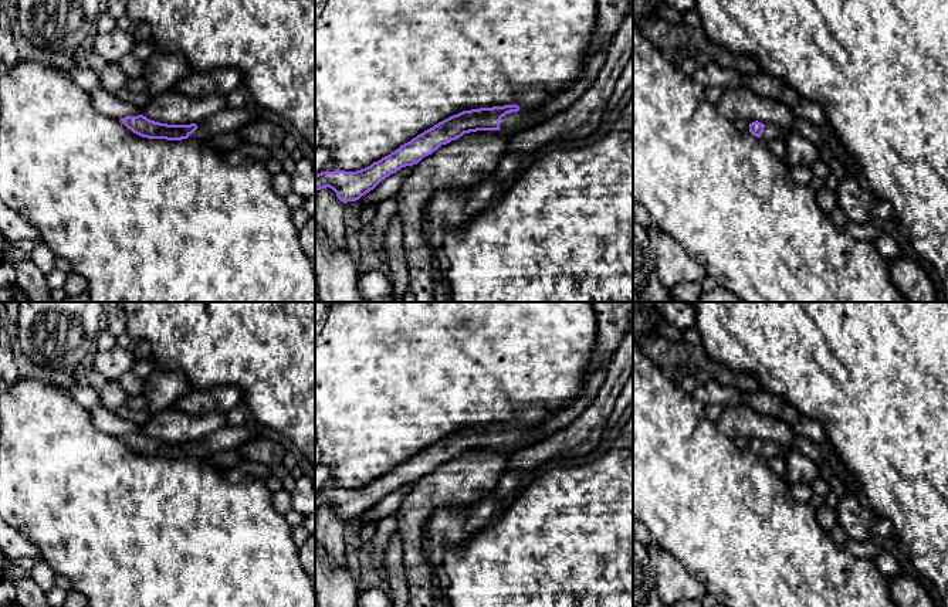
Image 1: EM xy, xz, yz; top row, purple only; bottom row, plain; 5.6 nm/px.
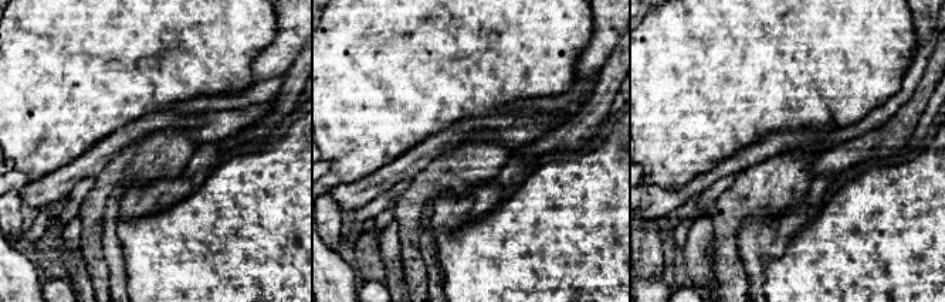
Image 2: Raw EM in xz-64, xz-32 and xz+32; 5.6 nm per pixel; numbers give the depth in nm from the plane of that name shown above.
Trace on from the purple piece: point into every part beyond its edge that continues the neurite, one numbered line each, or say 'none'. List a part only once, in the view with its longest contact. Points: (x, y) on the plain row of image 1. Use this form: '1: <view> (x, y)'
1: xz (514, 440)

